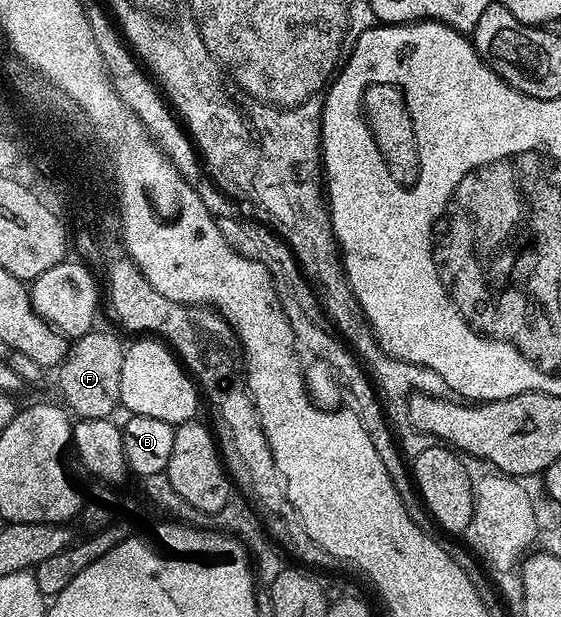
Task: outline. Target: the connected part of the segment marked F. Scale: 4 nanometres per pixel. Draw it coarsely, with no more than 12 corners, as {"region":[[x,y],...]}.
{"region":[[95,329],[57,368],[78,419],[119,410],[121,343]]}

